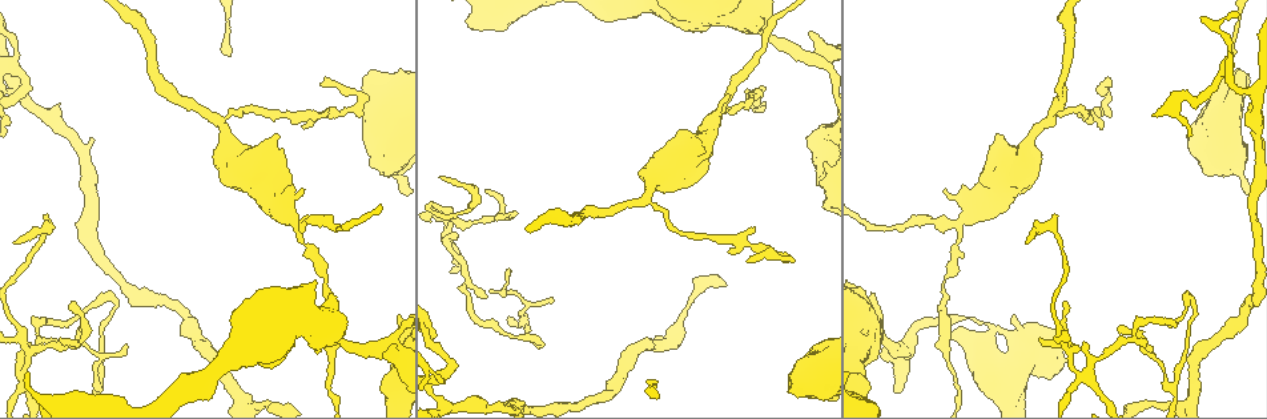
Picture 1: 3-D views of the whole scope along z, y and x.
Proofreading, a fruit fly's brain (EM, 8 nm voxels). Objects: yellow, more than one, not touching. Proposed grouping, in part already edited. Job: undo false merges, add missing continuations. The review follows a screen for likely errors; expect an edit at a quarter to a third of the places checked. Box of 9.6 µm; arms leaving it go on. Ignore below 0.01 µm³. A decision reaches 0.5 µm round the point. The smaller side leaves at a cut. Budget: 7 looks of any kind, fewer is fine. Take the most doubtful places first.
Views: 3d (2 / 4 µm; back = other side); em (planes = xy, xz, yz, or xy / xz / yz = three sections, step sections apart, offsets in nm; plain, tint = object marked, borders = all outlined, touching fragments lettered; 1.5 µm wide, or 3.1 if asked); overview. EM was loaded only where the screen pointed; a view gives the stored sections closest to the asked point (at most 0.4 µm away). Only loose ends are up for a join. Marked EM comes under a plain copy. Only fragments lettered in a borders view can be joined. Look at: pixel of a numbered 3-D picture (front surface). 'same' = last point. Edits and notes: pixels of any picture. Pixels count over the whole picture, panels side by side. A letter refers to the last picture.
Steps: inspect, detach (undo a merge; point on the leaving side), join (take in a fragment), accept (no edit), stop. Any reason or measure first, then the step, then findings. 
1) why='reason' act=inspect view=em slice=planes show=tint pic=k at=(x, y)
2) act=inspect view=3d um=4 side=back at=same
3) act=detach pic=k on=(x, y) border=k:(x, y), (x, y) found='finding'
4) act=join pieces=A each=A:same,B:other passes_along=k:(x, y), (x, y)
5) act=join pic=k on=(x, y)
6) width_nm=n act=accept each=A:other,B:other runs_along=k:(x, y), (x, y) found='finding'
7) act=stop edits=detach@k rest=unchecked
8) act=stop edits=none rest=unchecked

why='four arms meet' act=inspect view=em slice=planes show=tint pic=1 at=(28, 353)

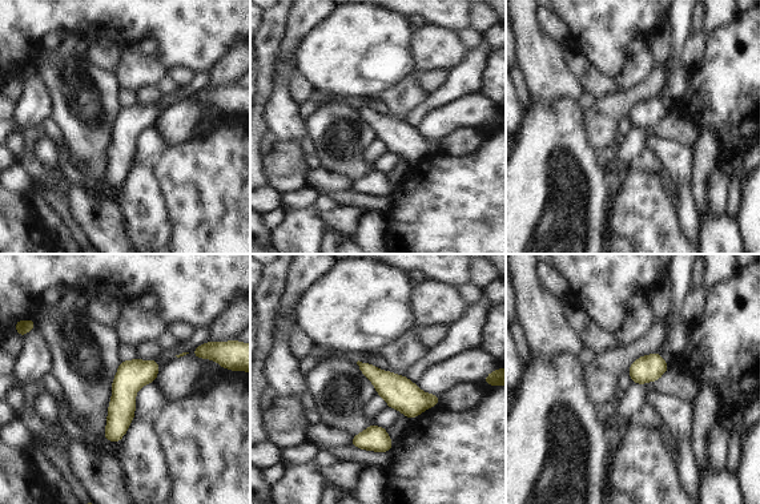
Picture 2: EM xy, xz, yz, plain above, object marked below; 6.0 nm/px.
act=inspect view=em slice=planes show=borders at=same

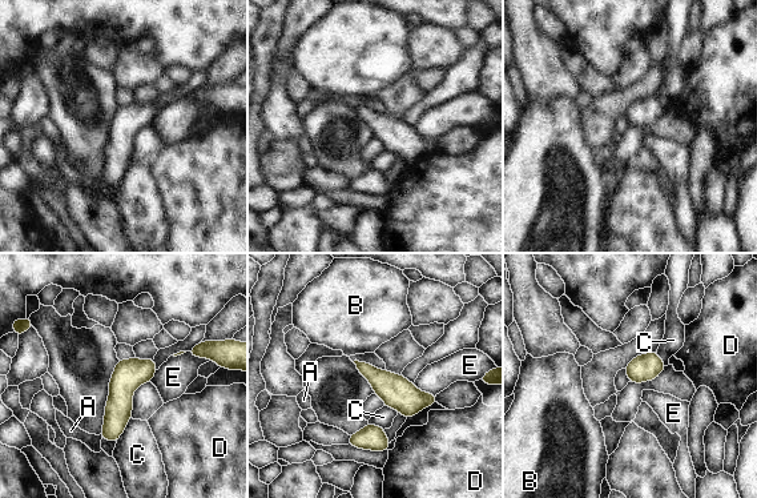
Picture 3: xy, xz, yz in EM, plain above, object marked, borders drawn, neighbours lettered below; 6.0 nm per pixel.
act=accept each=A:other,B:other,C:other,D:other,E:other runs_along=3:(151, 362), (121, 392), (112, 438) found='continuous, no second neuron'

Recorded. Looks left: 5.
act=inspect view=em slice=planes show=tint pic=1 at=(813, 33)

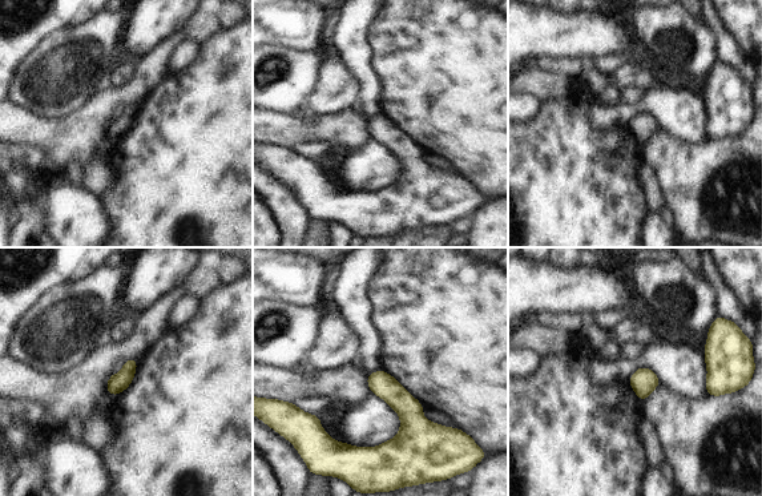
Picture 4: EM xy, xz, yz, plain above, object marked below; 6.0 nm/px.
why='what lies round it' act=inspect view=em slice=planes show=borders at=same

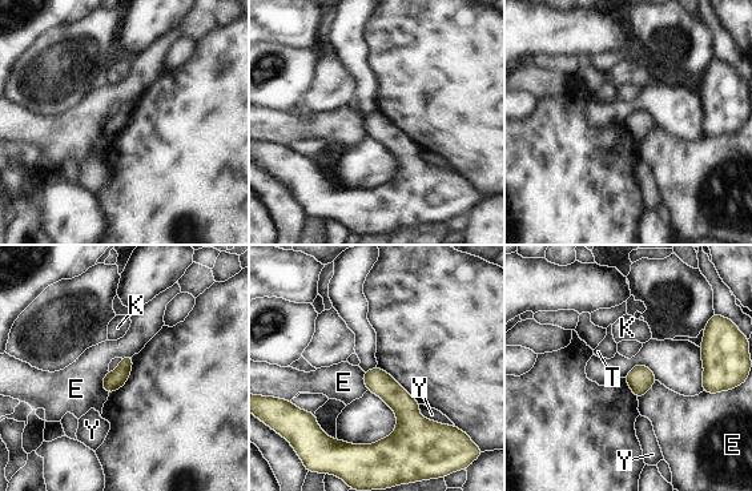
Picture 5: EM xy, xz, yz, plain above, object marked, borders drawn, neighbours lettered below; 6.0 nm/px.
act=accept each=E:other,K:other,T:other,Y:other border=5:(107, 371), (103, 389), (108, 394) found='no lettered fragment goes on from it'

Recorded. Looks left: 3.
why='three arms meet' act=inspect view=3d um=4 pic=1 at=(724, 108)

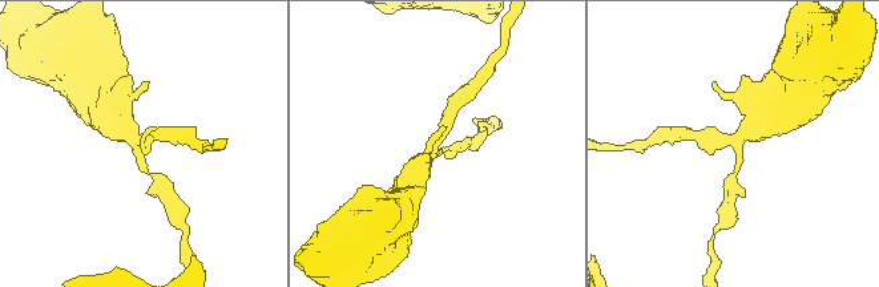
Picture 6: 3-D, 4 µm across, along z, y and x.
why='shape alone is not enough' act=inspect view=em slice=planes show=borders pic=6 at=(735, 139)

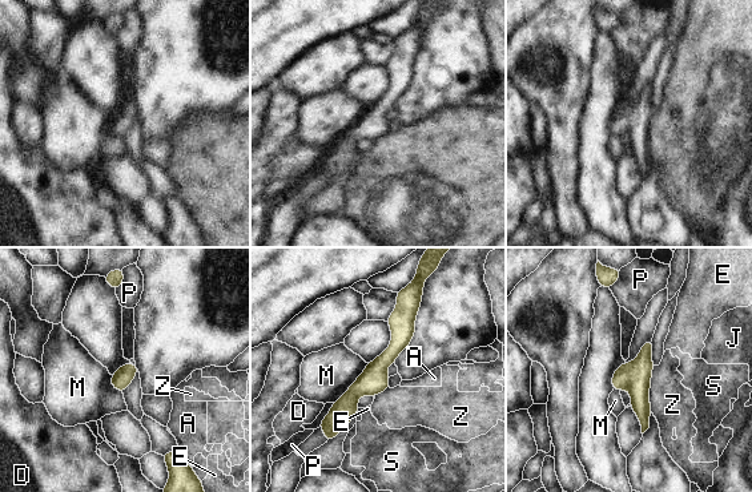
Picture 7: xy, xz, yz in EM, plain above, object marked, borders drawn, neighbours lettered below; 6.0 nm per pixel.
act=accept each=A:other,D:other,E:other,J:other,M:other,P:other,S:other,Z:other border=7:(368, 363), (365, 370), (333, 403) found='one neuron here'

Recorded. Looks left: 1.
act=stop edits=none rest=unchecked

